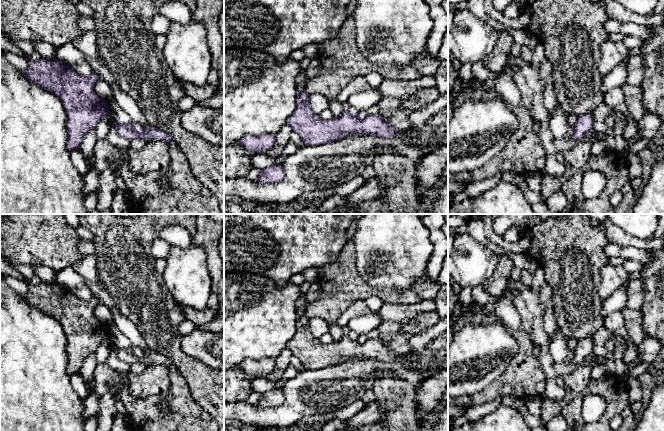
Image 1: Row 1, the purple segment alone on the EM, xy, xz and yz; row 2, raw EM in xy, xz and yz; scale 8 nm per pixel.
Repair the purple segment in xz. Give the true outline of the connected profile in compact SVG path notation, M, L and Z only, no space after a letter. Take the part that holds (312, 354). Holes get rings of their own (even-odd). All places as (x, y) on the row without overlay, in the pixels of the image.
M305 314L297 317L296 332L287 348L299 359L305 370L337 365L348 357L389 362L403 355L389 351L380 338L361 339L351 333L344 335L339 341L322 344L320 339L313 337L309 318Z

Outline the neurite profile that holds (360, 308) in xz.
M360 300L353 303L336 321L336 324L340 327L345 327L348 325L349 321L358 316L366 316L372 314L372 311L366 304L365 300Z

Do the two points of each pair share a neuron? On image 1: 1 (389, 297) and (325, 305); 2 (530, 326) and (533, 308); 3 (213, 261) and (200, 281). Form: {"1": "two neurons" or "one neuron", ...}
{"1": "one neuron", "2": "one neuron", "3": "two neurons"}

